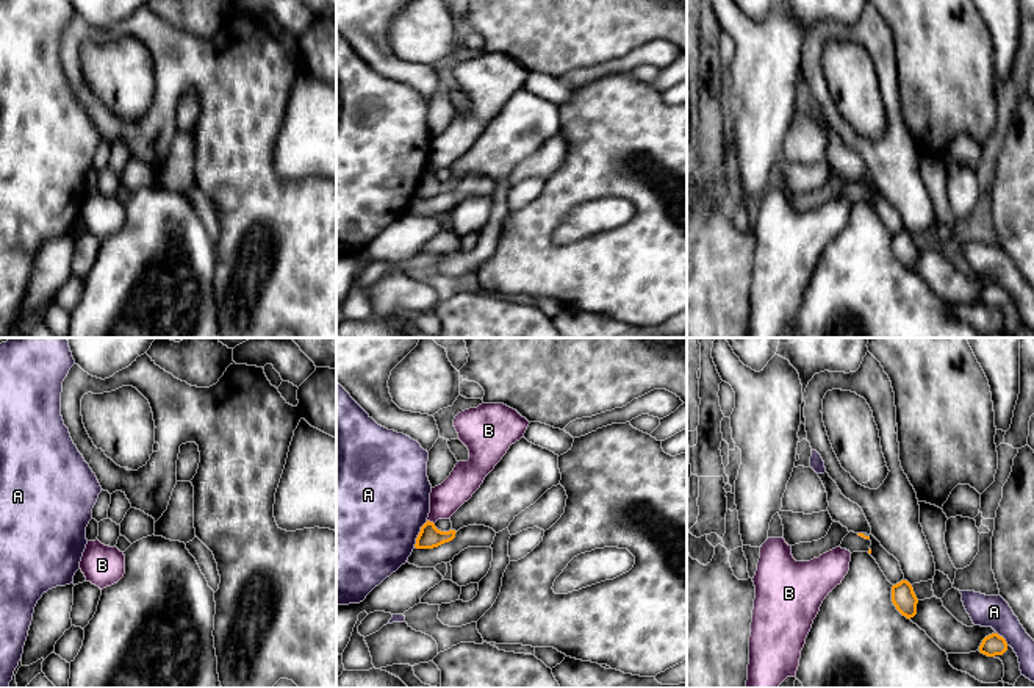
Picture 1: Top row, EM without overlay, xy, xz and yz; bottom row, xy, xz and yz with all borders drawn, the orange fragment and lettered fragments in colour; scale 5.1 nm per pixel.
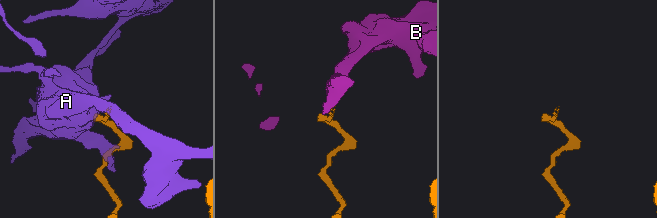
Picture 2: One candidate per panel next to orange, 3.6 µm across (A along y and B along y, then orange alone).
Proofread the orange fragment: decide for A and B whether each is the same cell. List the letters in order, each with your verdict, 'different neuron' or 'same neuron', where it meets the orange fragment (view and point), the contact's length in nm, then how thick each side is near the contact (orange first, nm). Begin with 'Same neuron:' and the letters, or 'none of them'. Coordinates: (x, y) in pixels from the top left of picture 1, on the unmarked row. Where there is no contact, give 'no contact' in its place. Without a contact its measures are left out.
Same neuron: none of them
A: different neuron; contact xz (420, 183); length 150 nm; calibres 120 and 480 nm
B: different neuron; contact xz (429, 171); length 50 nm; calibres 120 and 160 nm

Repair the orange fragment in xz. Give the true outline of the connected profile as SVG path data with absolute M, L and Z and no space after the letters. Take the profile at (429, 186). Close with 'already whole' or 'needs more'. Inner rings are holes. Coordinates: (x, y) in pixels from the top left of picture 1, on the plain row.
M427 170L416 188L416 199L433 199L455 188L455 180L441 181L433 172Z | already whole

